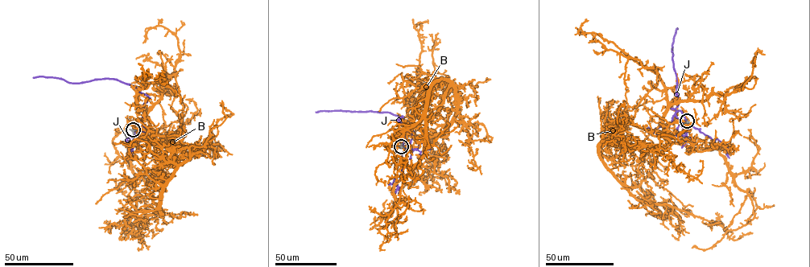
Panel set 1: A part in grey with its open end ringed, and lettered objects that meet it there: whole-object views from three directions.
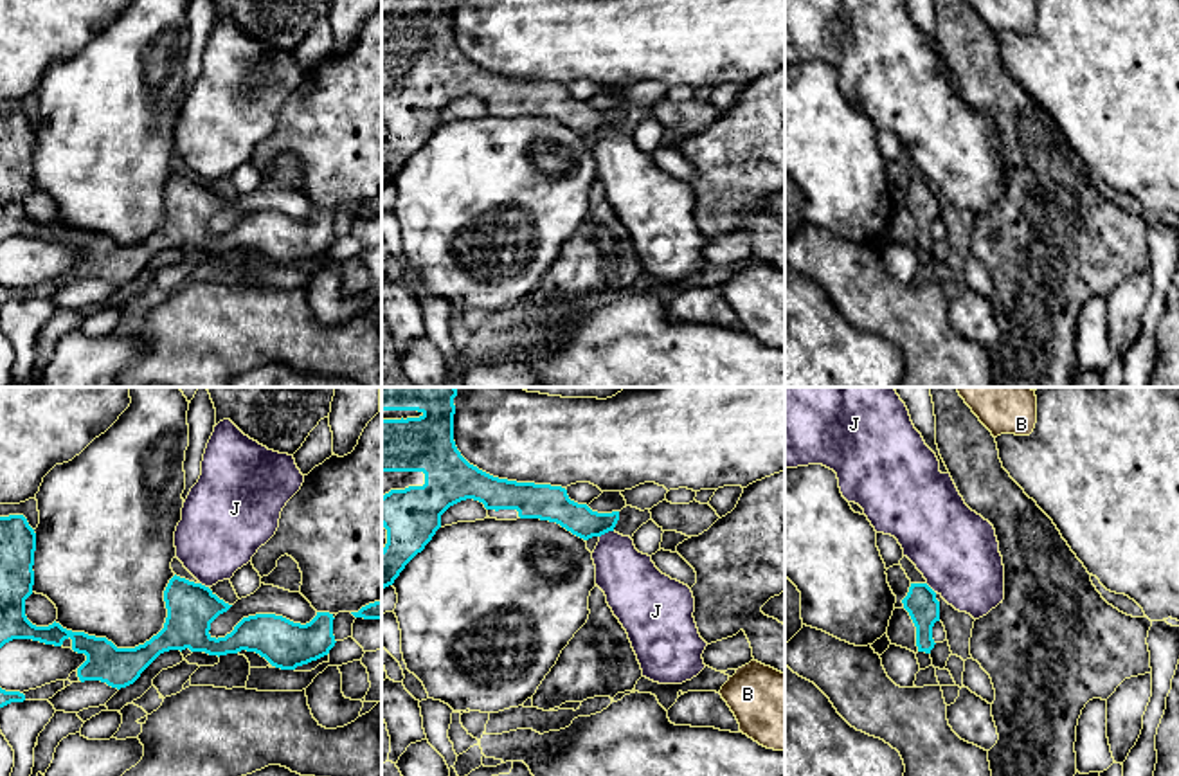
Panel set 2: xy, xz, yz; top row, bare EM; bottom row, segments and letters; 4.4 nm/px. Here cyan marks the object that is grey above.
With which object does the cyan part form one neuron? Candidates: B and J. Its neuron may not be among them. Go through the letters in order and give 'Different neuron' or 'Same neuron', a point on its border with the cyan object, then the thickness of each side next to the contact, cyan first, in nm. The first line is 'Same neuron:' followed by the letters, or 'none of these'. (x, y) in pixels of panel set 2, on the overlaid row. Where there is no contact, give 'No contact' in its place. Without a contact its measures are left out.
Same neuron: B
B: Same neuron. No contact
J: Different neuron. Touches cyan at xz (605, 532). Thickness 140 nm (cyan) against 260 nm

